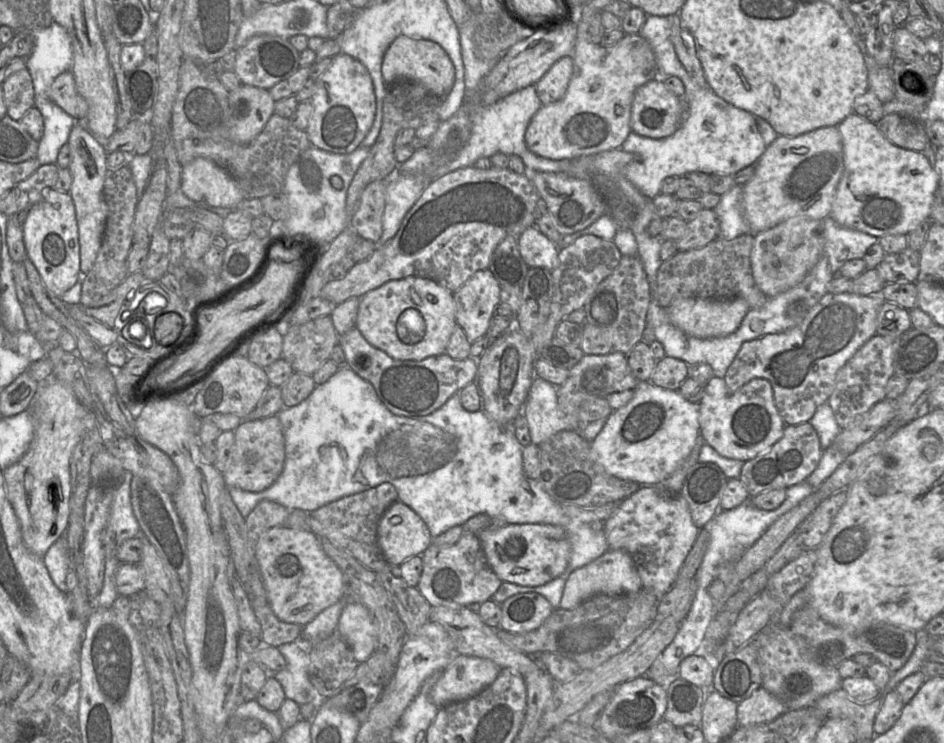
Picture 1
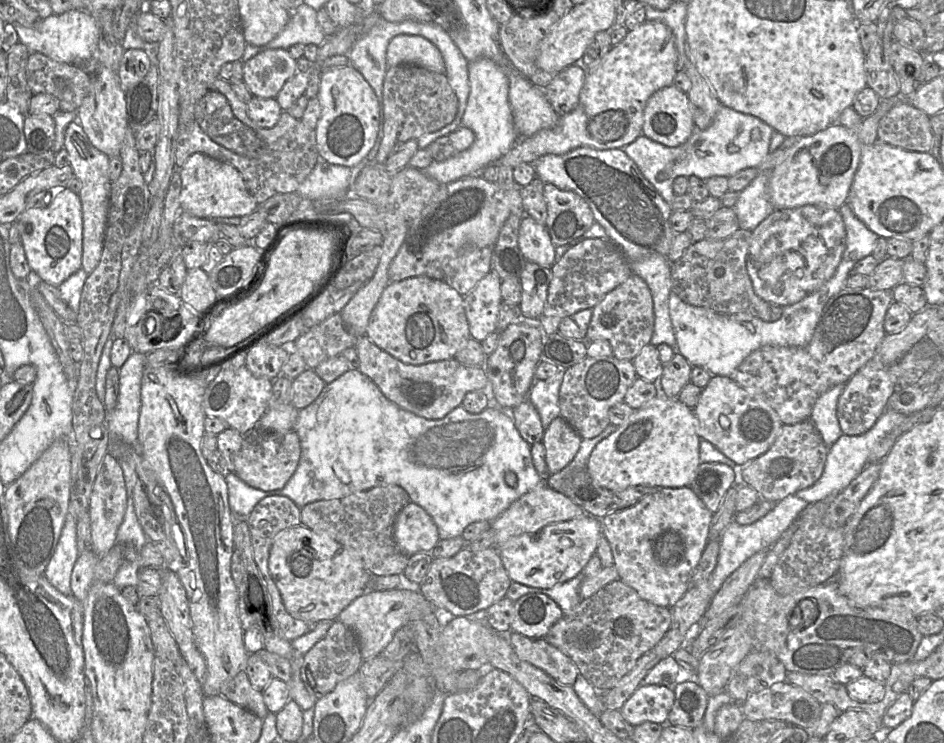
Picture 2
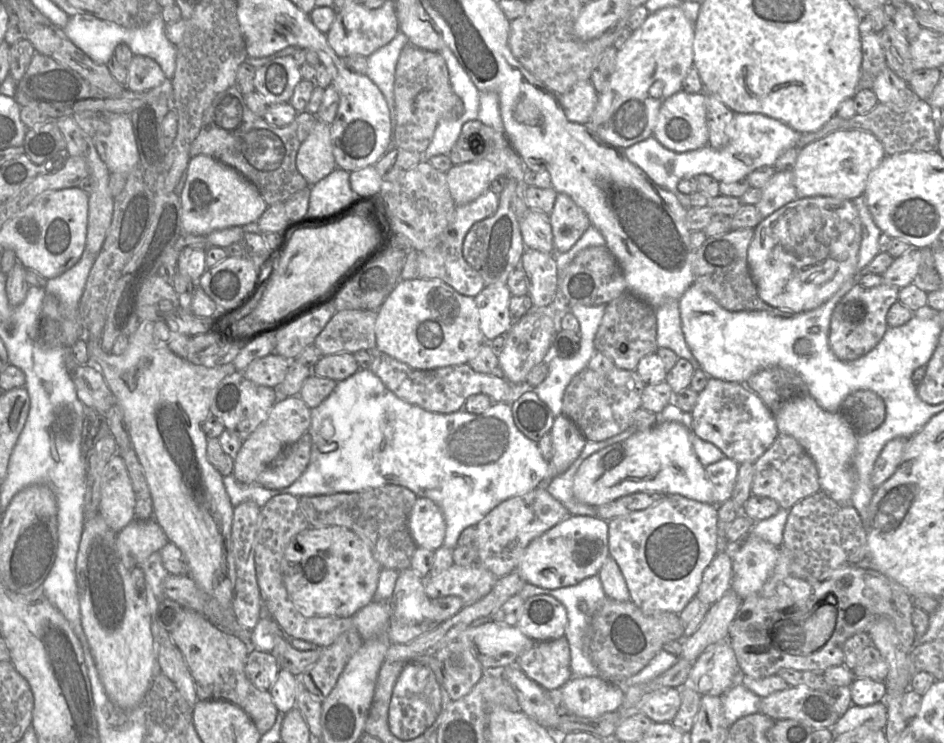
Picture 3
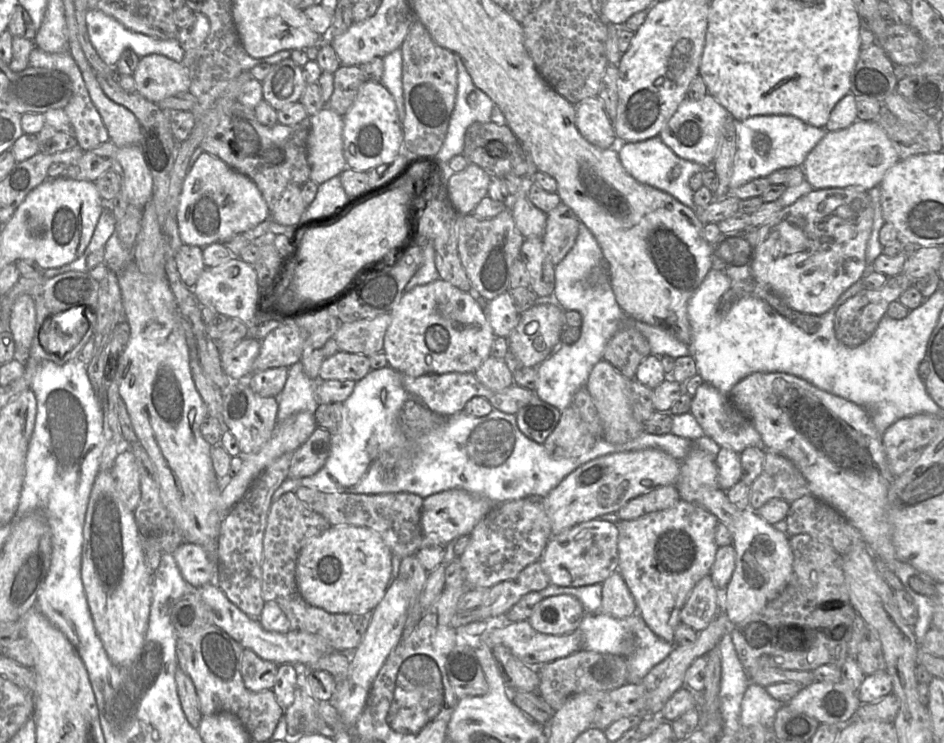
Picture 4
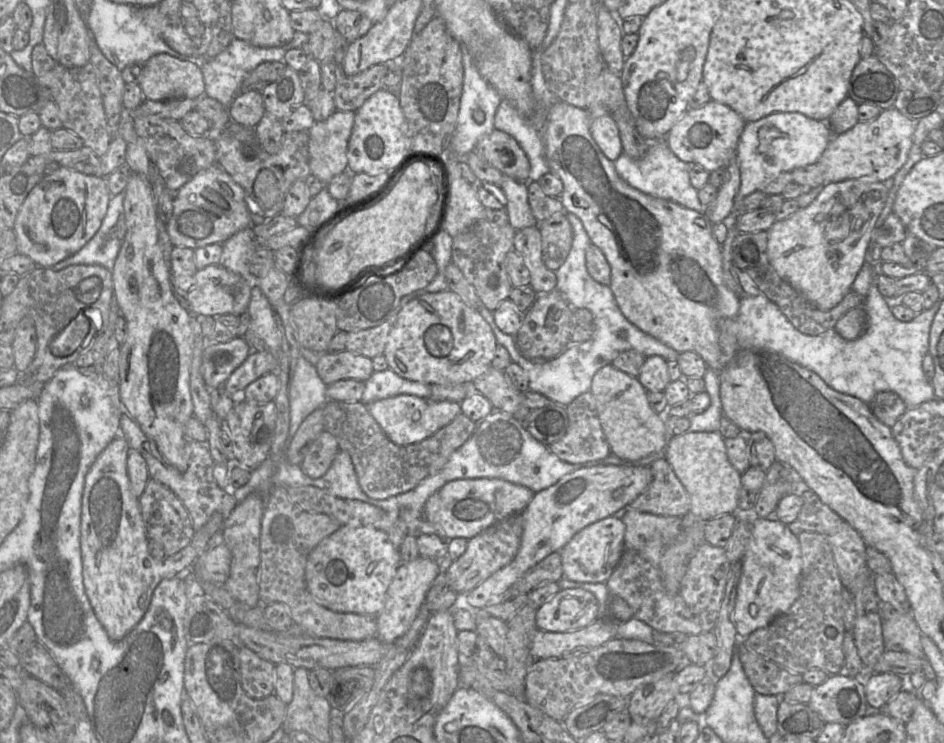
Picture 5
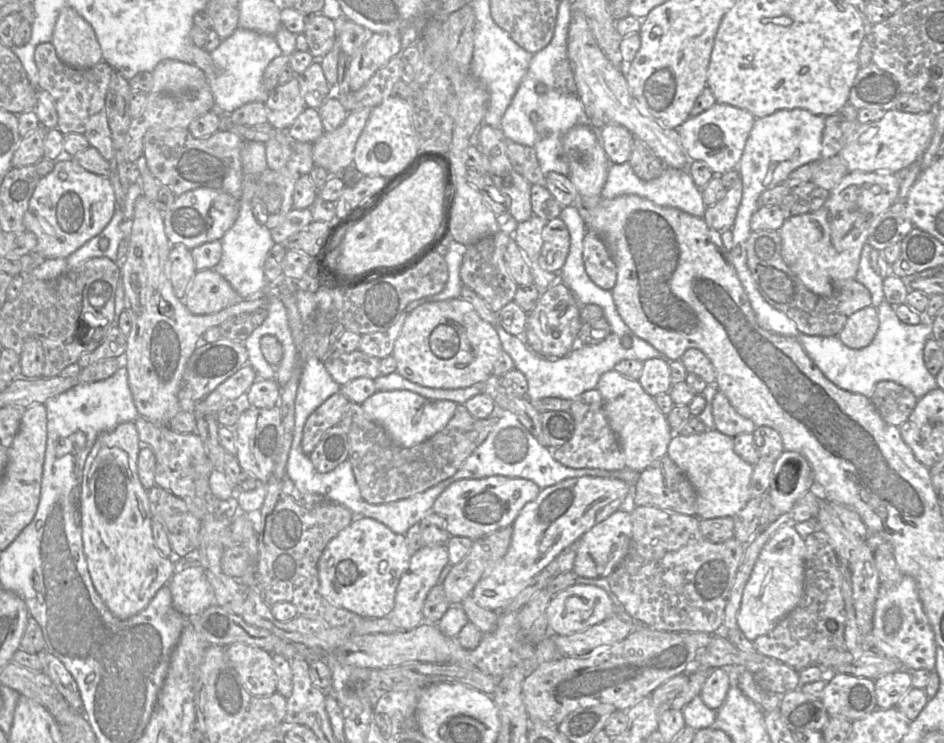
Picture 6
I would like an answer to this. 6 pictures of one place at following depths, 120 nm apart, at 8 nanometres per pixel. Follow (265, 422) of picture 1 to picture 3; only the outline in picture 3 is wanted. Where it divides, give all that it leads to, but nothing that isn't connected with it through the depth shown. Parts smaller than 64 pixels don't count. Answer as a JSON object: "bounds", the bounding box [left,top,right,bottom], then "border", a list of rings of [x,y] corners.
{"bounds":[256,432,312,490],"border":[[[307,432],[296,442],[287,445],[258,475],[256,482],[267,489],[281,490],[292,485],[306,470],[312,439]]]}

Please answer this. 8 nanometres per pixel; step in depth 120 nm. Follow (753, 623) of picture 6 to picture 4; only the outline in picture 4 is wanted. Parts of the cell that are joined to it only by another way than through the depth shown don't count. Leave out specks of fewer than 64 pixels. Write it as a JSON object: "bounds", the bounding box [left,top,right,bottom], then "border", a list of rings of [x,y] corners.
{"bounds":[700,489,793,625],"border":[[[722,489],[705,493],[700,505],[715,515],[719,522],[724,523],[733,538],[736,560],[735,569],[727,585],[725,613],[730,621],[737,625],[750,615],[761,611],[788,584],[793,567],[790,536],[766,522],[753,510],[751,504],[744,510],[738,509]]]}

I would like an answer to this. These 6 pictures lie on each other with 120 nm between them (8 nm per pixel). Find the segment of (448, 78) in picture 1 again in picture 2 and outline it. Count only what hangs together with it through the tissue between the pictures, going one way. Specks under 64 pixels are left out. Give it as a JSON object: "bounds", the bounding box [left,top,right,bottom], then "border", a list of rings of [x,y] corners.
{"bounds":[386,34,445,74],"border":[[[400,34],[391,39],[386,60],[388,67],[413,64],[445,74],[445,62],[440,50],[419,35]]]}

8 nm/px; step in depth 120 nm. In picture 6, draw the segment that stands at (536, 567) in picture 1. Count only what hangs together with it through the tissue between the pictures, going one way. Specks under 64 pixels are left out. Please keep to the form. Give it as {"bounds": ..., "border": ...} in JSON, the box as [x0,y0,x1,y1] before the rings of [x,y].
{"bounds":[573,510,632,578],"border":[[[617,510],[607,519],[595,525],[580,538],[573,572],[577,577],[608,578],[627,556],[632,538],[630,513]]]}

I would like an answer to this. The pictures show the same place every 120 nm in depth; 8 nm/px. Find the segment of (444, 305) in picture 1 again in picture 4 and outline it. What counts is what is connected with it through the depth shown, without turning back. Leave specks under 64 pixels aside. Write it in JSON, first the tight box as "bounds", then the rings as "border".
{"bounds":[383,278,496,377],"border":[[[441,278],[404,292],[390,312],[391,323],[384,336],[383,352],[388,366],[413,377],[449,372],[474,373],[490,356],[496,338],[477,297],[473,290],[463,292]]]}

